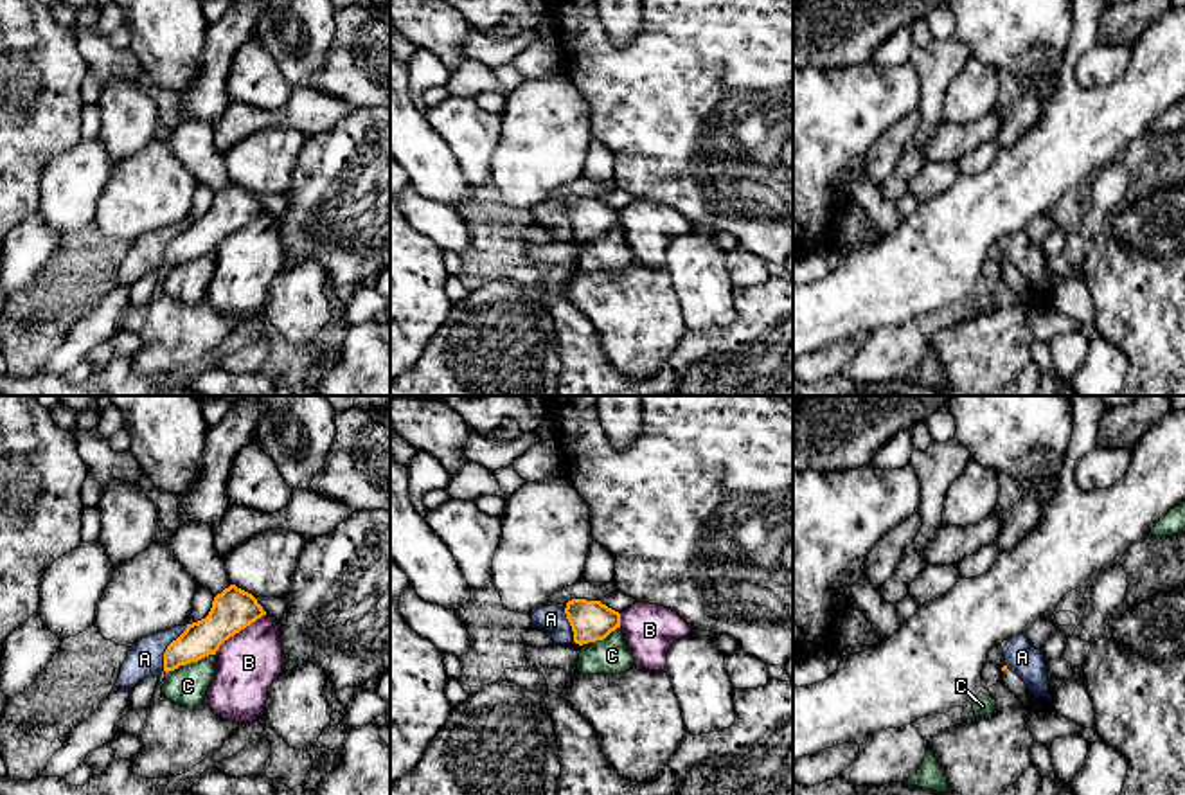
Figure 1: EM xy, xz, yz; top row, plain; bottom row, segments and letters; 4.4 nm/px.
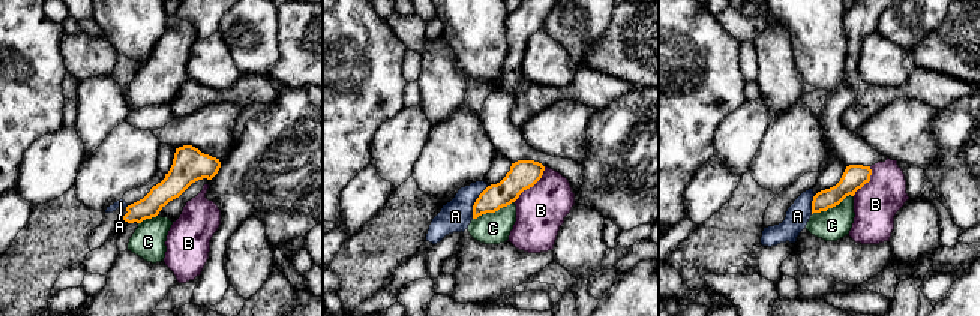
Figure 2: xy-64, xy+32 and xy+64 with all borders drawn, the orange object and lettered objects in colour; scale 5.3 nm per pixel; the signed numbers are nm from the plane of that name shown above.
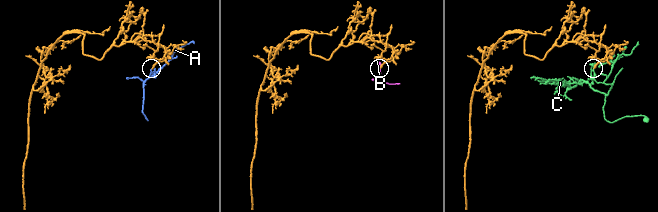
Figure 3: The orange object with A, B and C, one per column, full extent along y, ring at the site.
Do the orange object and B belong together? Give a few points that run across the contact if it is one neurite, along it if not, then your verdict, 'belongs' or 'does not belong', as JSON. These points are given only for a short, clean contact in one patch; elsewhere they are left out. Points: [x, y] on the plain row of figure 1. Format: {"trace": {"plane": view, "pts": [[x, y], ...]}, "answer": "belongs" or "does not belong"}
{"trace": {"plane": "xy", "pts": [[267, 211], [231, 232], [214, 250]]}, "answer": "does not belong"}

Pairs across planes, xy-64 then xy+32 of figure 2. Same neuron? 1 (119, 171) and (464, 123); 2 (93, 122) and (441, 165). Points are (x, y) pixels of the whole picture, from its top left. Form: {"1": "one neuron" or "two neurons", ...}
{"1": "one neuron", "2": "two neurons"}

